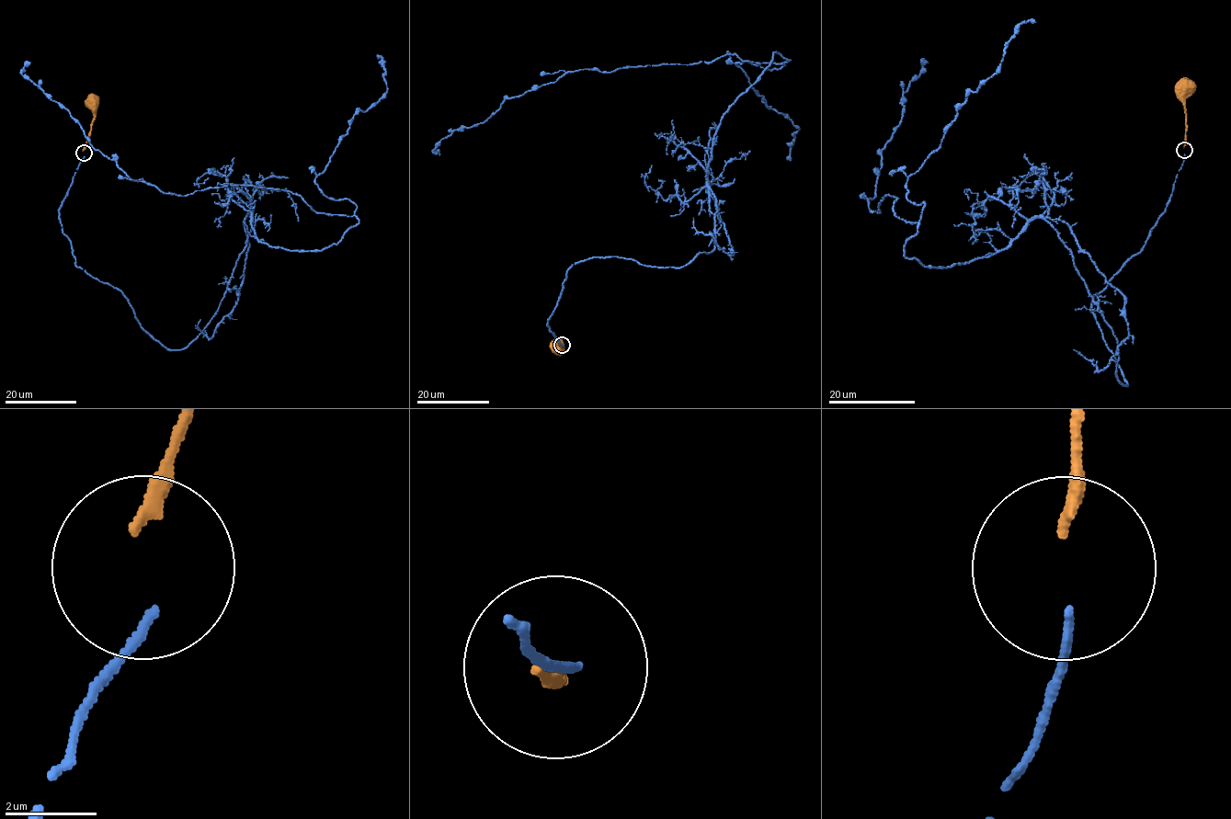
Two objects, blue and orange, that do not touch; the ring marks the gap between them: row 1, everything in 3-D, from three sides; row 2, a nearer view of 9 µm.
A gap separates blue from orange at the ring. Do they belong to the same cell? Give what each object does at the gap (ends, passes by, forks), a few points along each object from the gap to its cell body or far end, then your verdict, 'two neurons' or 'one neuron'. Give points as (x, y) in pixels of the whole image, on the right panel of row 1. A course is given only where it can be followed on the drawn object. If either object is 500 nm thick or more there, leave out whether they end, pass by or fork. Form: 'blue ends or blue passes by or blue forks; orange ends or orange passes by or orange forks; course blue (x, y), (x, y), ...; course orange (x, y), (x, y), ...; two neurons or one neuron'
blue ends; orange ends; course blue (1184, 153), (1093, 296), (1122, 384), (1052, 225), (931, 267), (897, 198), (870, 211), (926, 60); course orange (1184, 147), (1185, 87); two neurons

